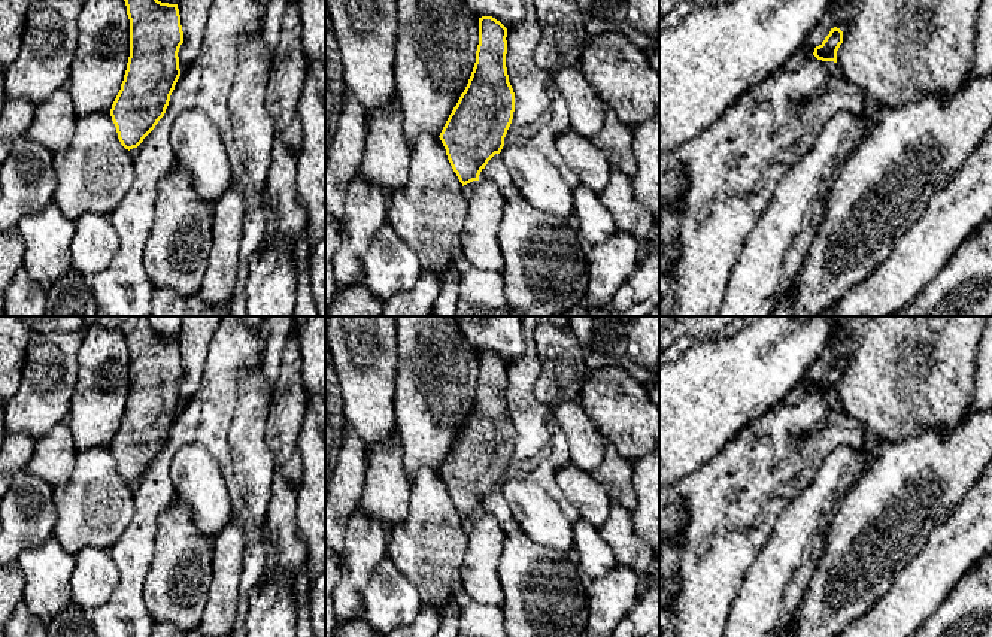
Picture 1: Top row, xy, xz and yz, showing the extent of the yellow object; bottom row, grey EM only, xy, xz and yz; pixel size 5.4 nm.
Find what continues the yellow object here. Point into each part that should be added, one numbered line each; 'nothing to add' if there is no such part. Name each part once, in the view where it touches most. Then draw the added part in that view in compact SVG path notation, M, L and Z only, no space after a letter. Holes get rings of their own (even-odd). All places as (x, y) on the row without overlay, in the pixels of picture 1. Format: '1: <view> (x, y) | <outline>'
nothing to add

